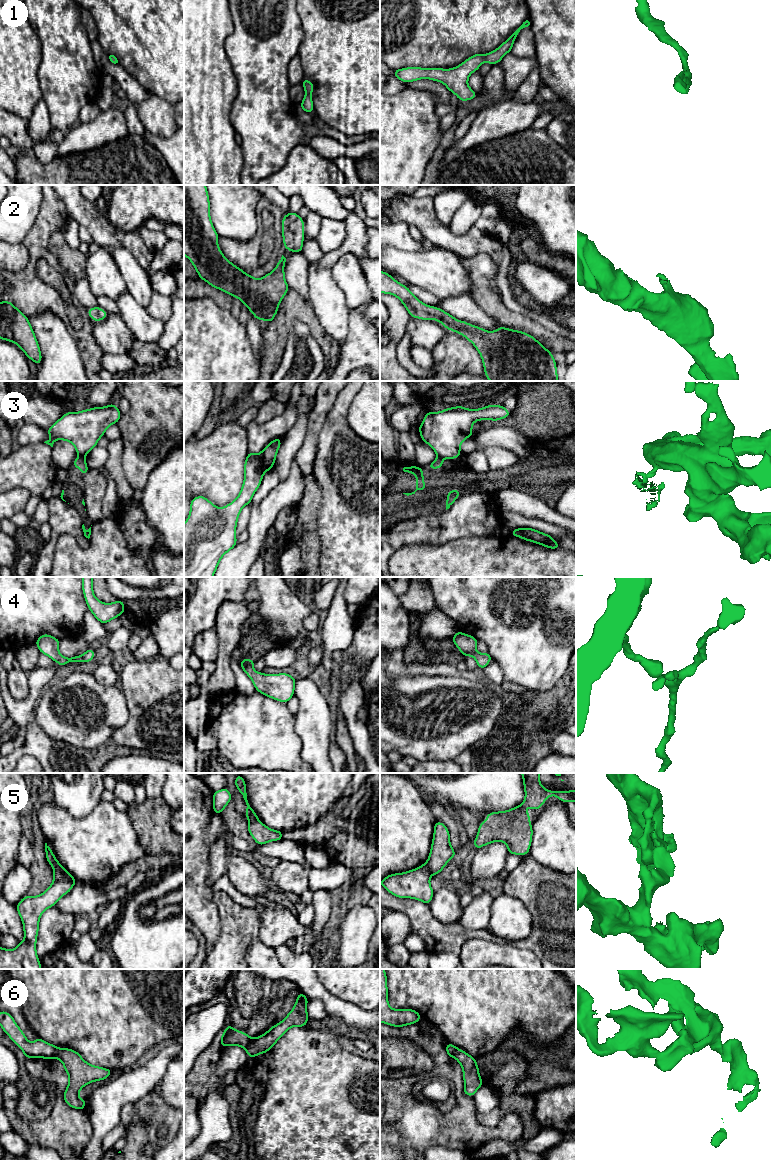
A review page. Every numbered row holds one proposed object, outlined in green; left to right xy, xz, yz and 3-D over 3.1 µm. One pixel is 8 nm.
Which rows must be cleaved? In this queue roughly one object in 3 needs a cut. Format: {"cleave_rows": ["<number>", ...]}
{"cleave_rows": ["3", "5", "6"]}

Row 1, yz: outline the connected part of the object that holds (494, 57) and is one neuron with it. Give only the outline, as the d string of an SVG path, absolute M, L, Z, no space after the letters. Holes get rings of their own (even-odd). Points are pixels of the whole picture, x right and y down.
M528 17L514 33L503 42L497 49L488 54L474 54L467 58L460 65L451 69L442 68L420 68L407 67L394 70L394 77L403 81L404 83L413 82L420 79L430 79L443 83L447 89L454 93L459 101L468 101L476 98L477 93L468 86L469 76L479 70L483 62L489 64L499 64L501 59L512 51L513 44L518 34L523 28L531 27L531 20Z

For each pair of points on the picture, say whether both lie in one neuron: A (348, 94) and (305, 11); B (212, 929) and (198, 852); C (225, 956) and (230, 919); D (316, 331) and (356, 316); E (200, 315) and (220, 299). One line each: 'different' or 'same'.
A: same
B: same
C: same
D: different
E: different

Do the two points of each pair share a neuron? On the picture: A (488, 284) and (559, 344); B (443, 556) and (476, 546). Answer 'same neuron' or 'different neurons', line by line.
A: same neuron
B: same neuron

